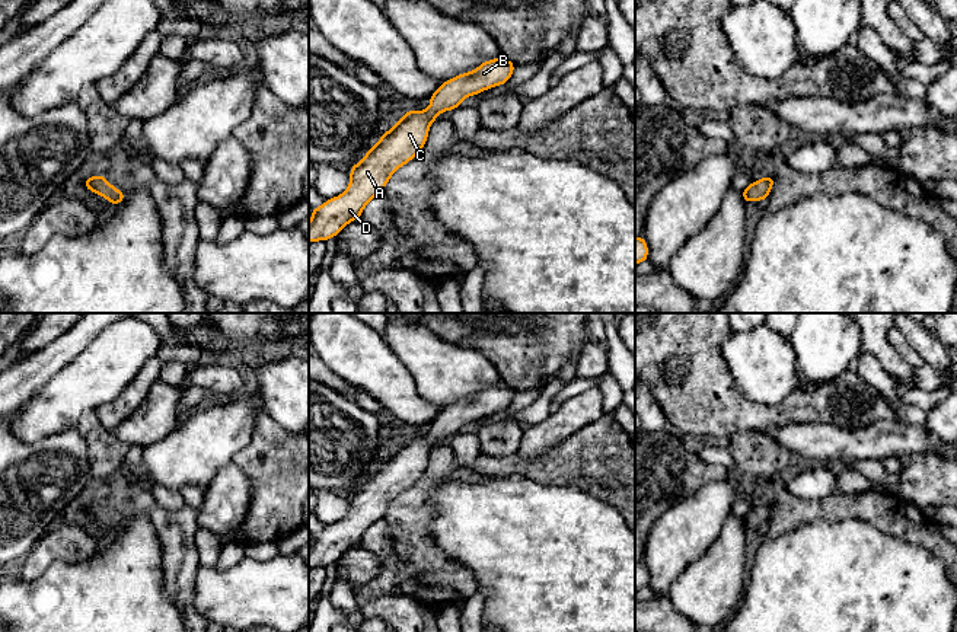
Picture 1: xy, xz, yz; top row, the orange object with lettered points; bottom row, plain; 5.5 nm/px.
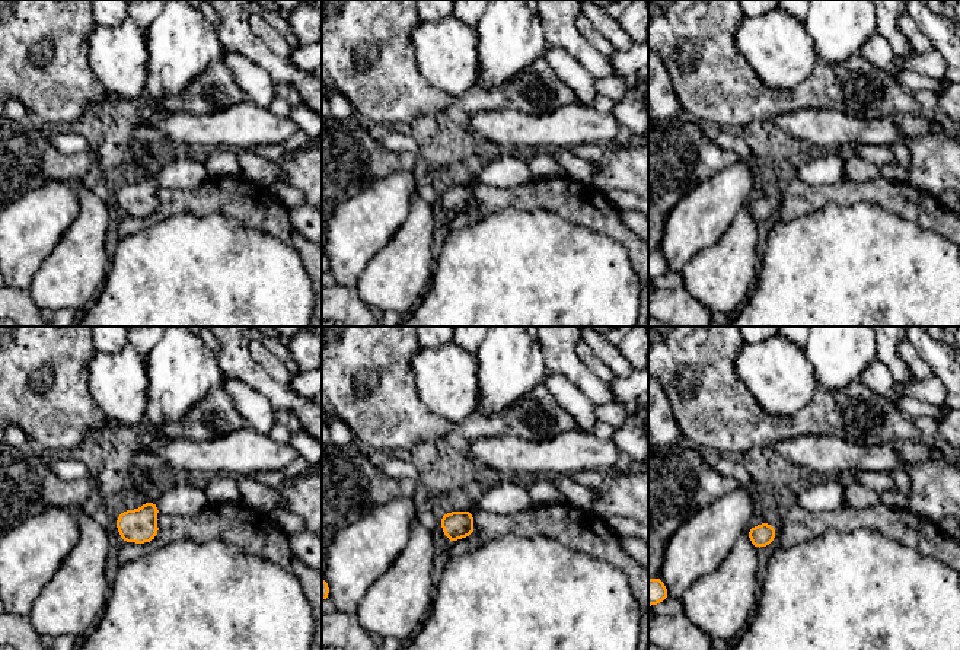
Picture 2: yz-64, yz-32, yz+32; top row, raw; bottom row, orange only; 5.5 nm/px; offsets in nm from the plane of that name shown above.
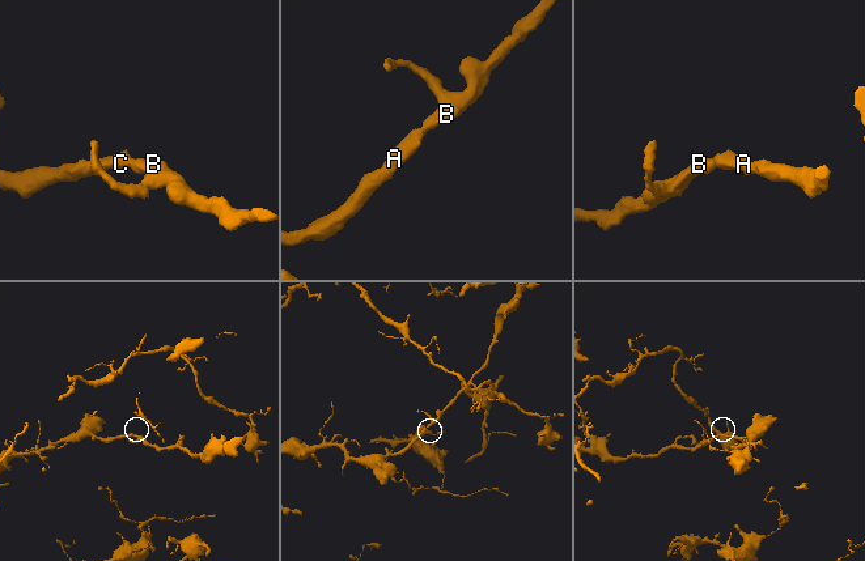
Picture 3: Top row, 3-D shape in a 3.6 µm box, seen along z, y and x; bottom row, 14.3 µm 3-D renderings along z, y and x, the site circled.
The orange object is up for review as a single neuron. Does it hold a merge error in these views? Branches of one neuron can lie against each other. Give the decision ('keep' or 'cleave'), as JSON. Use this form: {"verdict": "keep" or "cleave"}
{"verdict": "keep"}

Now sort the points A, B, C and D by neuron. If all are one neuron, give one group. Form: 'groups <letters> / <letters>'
groups A B C D

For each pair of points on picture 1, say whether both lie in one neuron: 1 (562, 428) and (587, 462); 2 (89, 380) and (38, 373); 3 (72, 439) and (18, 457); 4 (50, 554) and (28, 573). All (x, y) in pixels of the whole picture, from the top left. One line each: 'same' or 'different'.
1: different
2: different
3: same
4: same

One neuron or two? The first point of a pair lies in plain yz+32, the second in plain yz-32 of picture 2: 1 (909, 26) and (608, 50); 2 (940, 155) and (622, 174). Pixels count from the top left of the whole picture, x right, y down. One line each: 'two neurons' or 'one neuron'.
1: one neuron
2: one neuron

